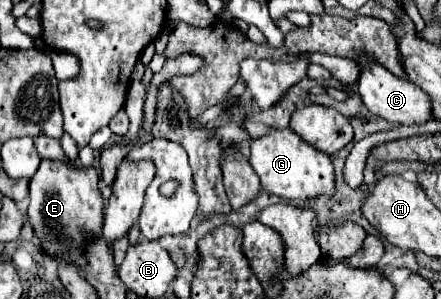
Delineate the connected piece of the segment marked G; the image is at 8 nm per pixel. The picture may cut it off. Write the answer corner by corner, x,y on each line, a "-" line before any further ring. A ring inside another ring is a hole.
273,129
271,135
251,143
251,167
261,179
261,185
281,199
315,199
335,195
335,171
331,157
307,145
291,129

